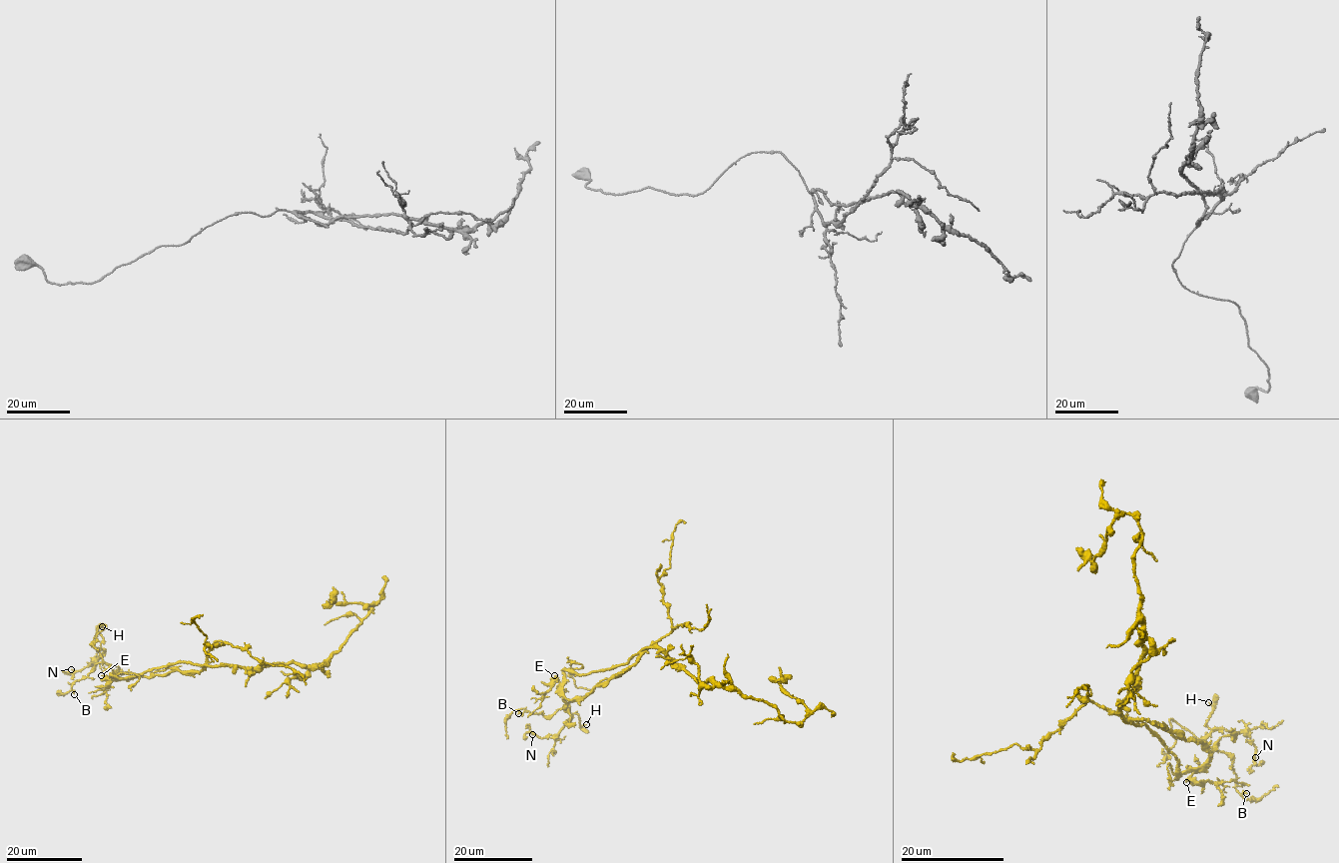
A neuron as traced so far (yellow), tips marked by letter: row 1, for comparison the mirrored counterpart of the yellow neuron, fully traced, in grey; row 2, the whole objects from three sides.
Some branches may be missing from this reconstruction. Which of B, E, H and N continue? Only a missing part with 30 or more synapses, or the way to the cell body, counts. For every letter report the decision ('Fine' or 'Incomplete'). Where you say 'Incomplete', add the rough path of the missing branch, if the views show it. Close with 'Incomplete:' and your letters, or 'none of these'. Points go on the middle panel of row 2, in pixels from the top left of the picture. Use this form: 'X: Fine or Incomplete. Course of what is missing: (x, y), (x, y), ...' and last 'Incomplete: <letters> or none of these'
B: Fine
E: Incomplete
H: Fine
N: Fine
Incomplete: E

